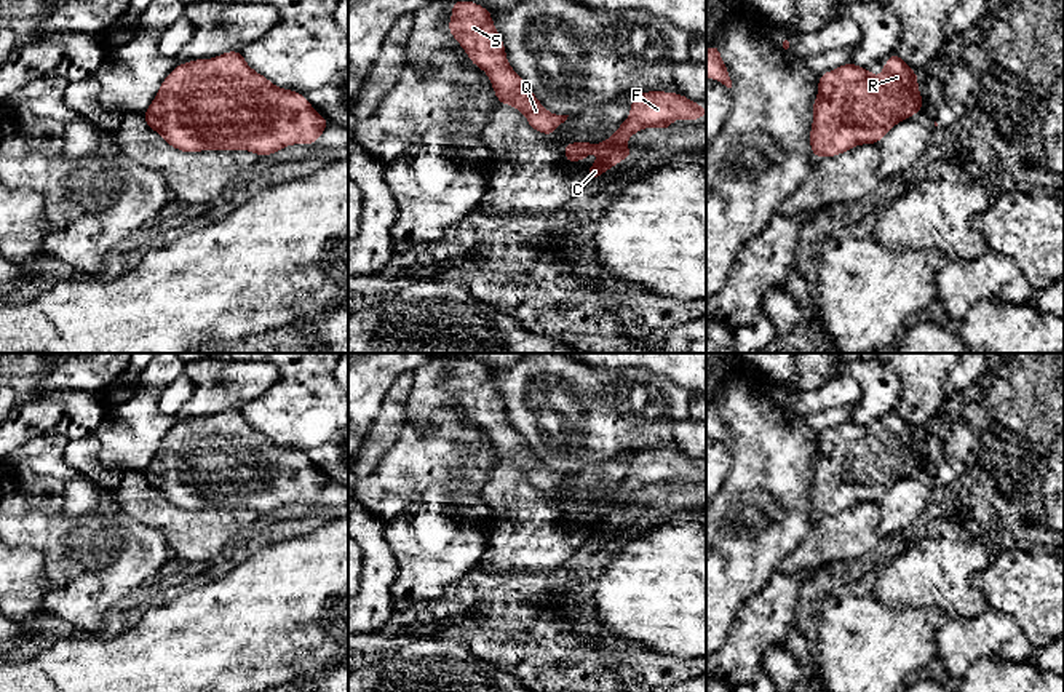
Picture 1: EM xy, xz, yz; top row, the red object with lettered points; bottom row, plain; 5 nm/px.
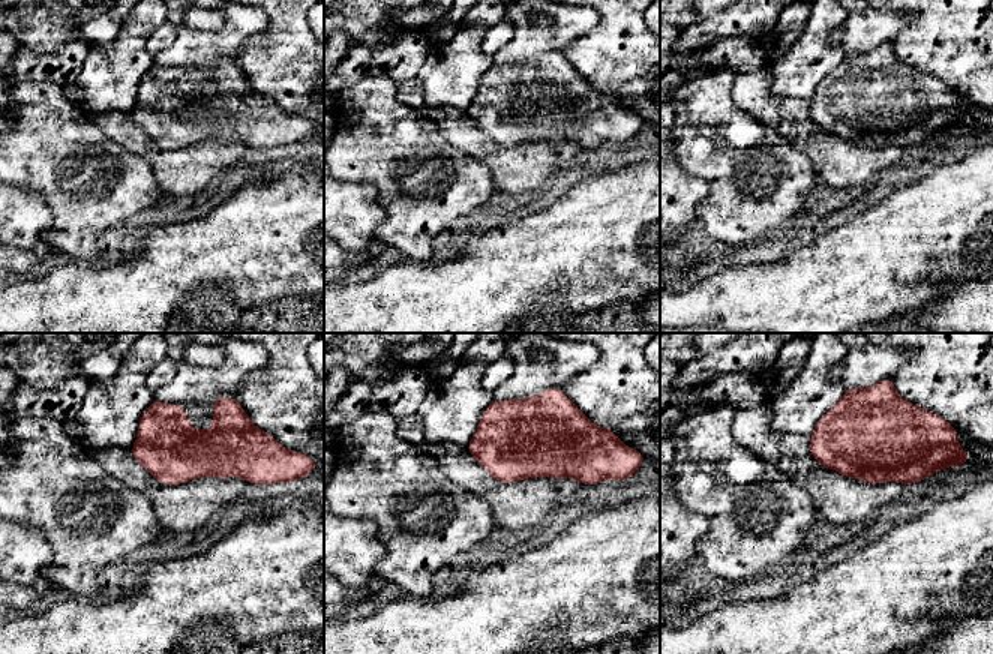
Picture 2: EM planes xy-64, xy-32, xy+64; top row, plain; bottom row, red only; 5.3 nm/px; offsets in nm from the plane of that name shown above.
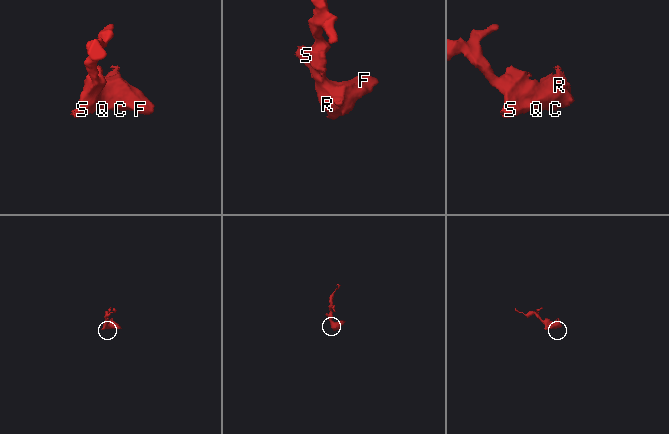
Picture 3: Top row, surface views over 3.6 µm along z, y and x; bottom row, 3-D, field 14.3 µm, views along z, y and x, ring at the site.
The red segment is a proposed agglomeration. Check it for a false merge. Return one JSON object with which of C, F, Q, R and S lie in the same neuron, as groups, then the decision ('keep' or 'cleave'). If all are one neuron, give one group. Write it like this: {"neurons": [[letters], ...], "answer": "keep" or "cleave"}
{"neurons": [["C", "F", "Q", "R", "S"]], "answer": "keep"}

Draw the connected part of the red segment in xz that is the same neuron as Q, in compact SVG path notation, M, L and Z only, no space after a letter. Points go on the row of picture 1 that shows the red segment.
M457 0L452 3L451 14L449 32L470 61L487 74L497 101L522 112L532 129L546 136L553 134L569 115L550 113L529 85L511 69L490 11L474 2Z

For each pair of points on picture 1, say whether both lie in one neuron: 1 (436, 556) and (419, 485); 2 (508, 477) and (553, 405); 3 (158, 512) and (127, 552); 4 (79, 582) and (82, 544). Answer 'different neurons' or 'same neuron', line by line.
1: same neuron
2: different neurons
3: different neurons
4: same neuron

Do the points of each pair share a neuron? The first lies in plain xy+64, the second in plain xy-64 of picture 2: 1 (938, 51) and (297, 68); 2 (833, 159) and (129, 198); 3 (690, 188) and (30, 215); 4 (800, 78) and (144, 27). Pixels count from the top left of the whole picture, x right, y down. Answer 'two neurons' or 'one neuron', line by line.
1: one neuron
2: two neurons
3: one neuron
4: one neuron

